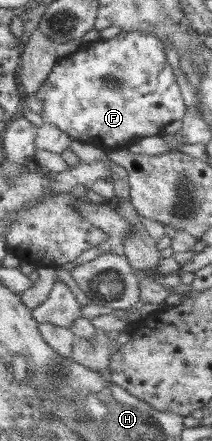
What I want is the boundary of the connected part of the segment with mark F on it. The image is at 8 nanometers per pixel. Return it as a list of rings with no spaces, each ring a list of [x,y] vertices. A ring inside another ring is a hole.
[[[120,31],[110,40],[82,43],[67,55],[56,57],[47,79],[35,97],[42,105],[39,118],[52,124],[71,139],[104,150],[128,147],[137,139],[161,134],[162,128],[186,113],[182,96],[170,64],[164,56],[162,43],[152,34]]]

